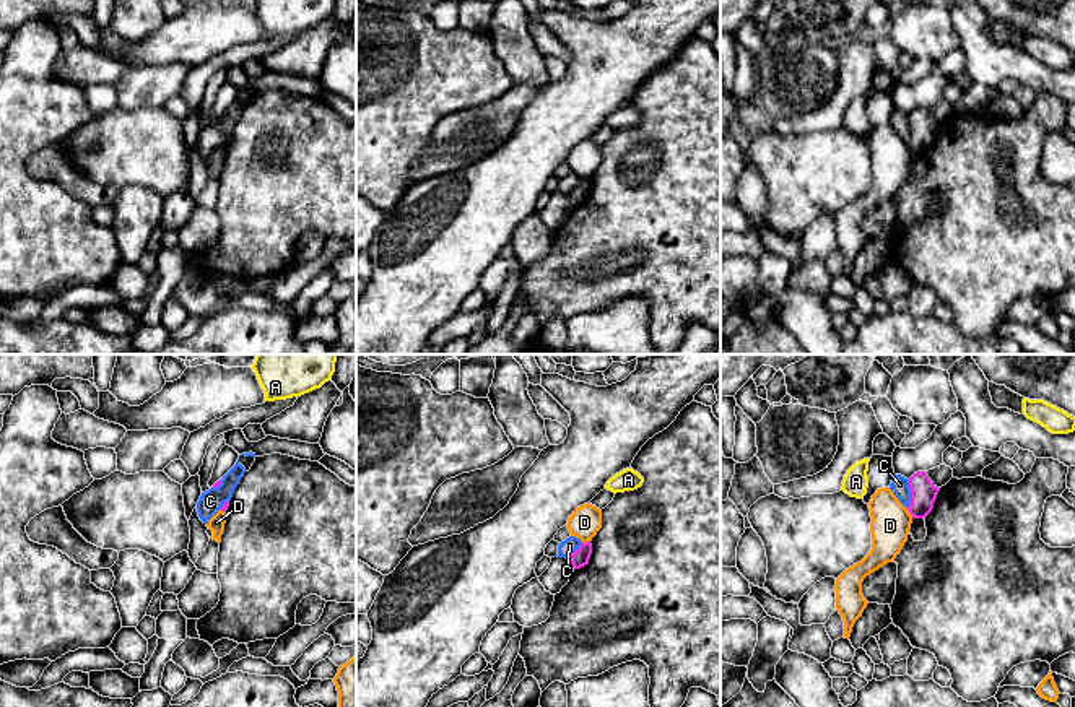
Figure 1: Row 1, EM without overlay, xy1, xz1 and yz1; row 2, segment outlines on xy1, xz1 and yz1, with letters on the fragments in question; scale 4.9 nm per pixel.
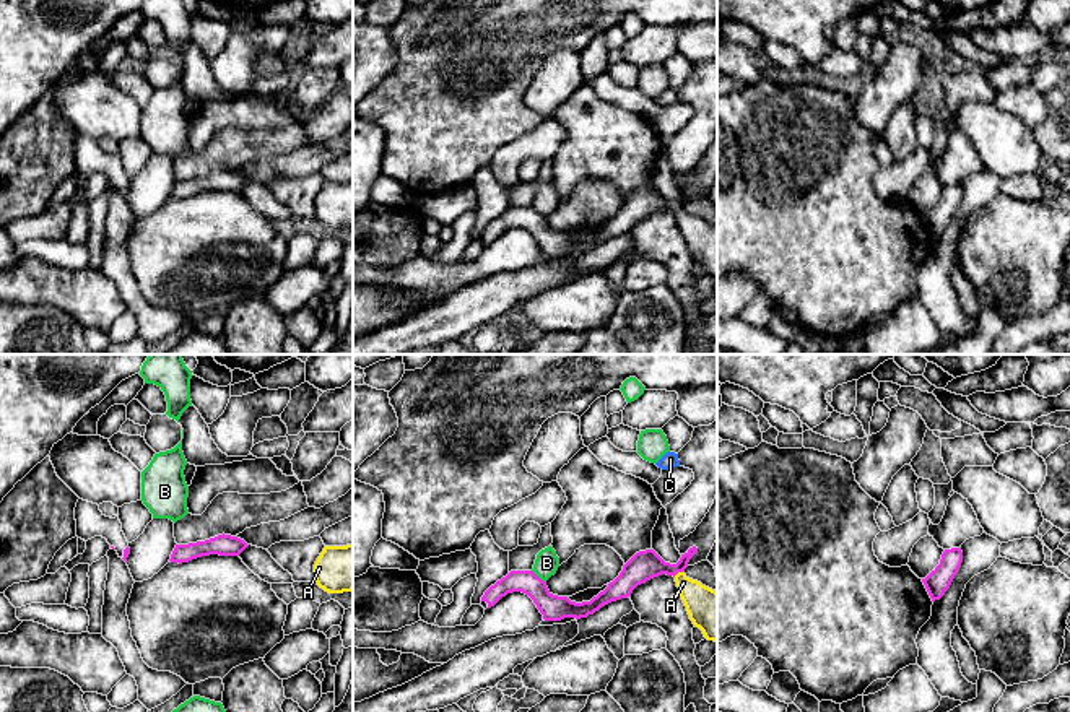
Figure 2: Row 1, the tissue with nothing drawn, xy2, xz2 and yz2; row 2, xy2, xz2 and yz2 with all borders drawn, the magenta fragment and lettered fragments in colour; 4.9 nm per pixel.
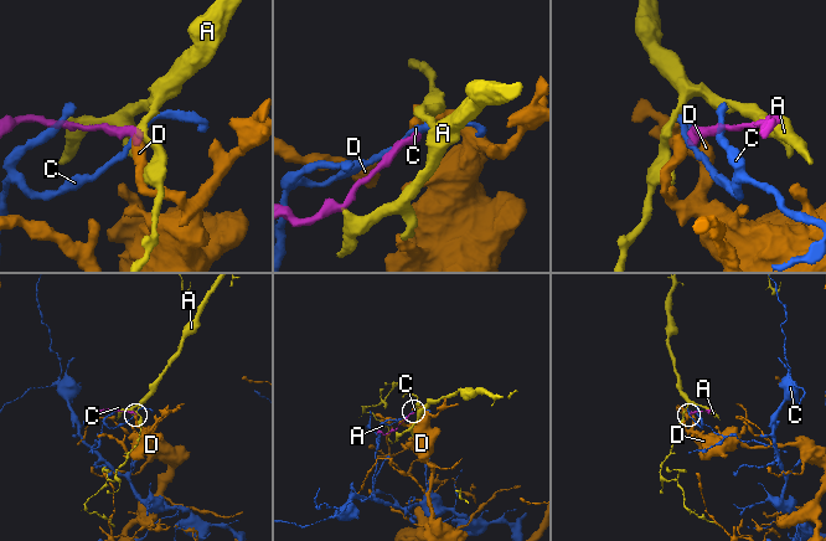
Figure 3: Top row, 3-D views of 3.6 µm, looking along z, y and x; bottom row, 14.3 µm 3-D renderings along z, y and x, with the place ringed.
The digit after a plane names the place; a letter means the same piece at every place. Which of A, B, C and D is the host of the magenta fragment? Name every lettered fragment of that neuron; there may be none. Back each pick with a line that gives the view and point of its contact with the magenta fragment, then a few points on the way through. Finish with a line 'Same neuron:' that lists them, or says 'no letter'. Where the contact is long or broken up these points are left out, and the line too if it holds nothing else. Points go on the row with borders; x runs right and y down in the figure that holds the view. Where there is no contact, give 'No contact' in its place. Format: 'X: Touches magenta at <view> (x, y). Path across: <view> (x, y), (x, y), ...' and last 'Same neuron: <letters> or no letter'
Same neuron: no letter

